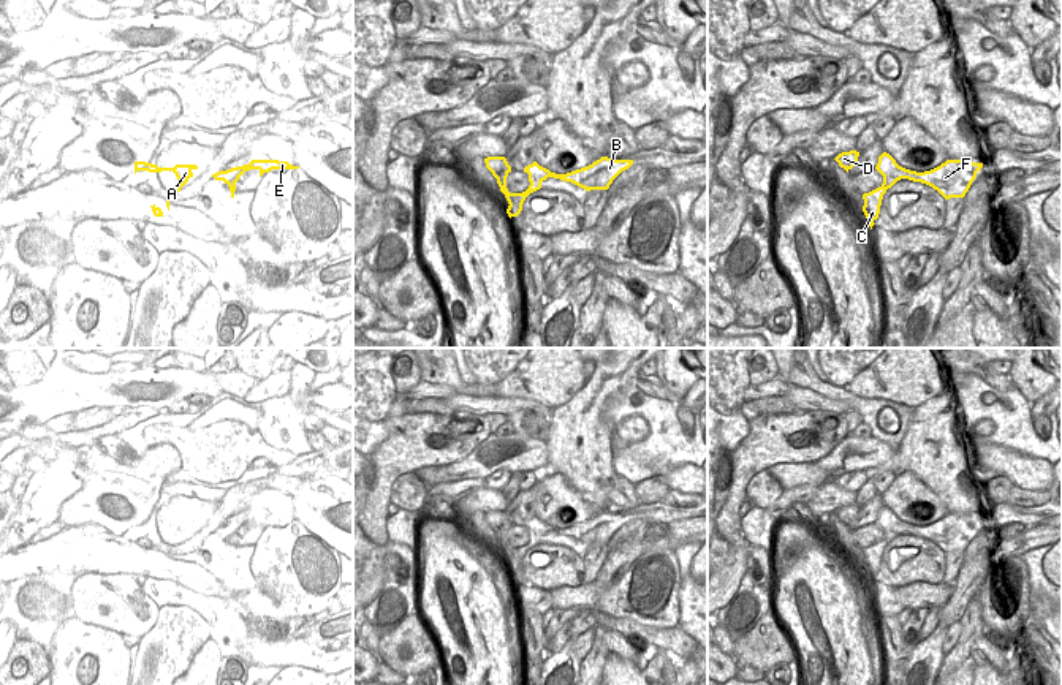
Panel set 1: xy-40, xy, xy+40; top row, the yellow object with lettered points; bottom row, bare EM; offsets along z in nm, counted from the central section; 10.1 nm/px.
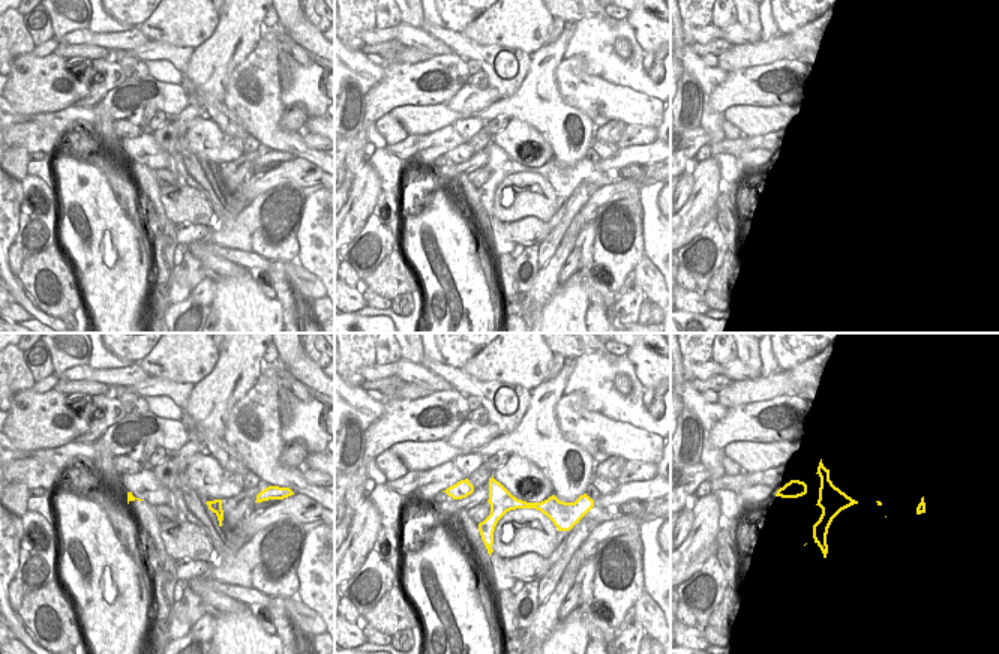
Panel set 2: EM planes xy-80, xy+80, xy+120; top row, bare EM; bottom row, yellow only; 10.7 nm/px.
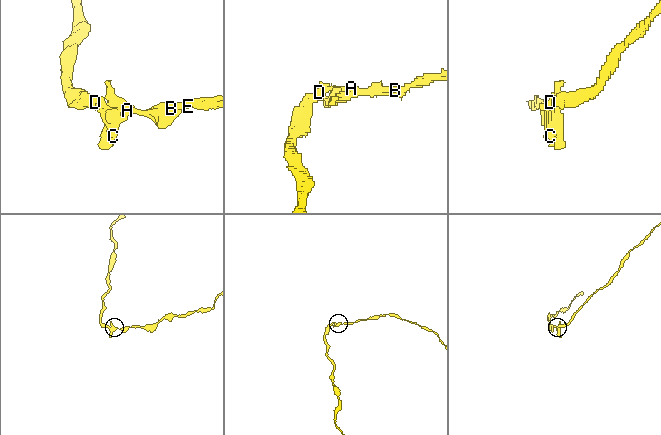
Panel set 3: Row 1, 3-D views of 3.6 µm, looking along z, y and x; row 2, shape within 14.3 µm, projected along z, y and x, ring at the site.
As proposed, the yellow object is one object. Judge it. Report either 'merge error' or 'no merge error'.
merge error

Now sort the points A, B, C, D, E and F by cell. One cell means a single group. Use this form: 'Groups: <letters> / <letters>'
Groups: A B C E F / D

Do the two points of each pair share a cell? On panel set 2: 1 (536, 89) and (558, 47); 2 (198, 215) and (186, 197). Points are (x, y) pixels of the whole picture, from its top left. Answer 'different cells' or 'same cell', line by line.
1: same cell
2: same cell

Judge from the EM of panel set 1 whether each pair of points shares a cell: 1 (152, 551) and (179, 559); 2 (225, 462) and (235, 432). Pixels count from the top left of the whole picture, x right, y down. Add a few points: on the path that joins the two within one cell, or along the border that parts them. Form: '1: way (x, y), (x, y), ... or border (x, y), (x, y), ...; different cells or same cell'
1: border (168, 565), (173, 578), (181, 586); different cells
2: way (225, 454), (227, 440); same cell

